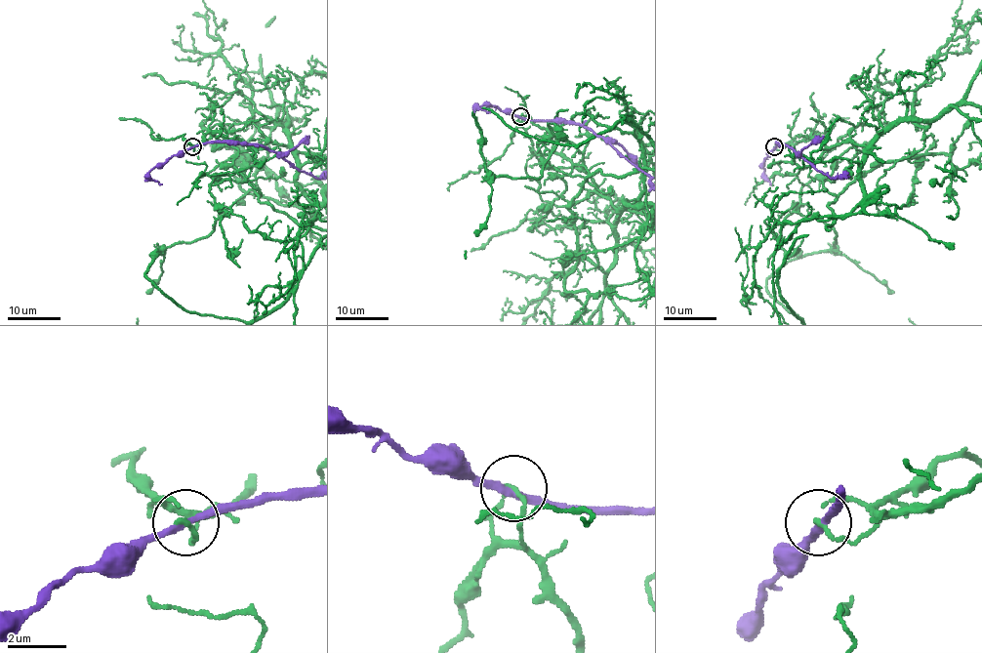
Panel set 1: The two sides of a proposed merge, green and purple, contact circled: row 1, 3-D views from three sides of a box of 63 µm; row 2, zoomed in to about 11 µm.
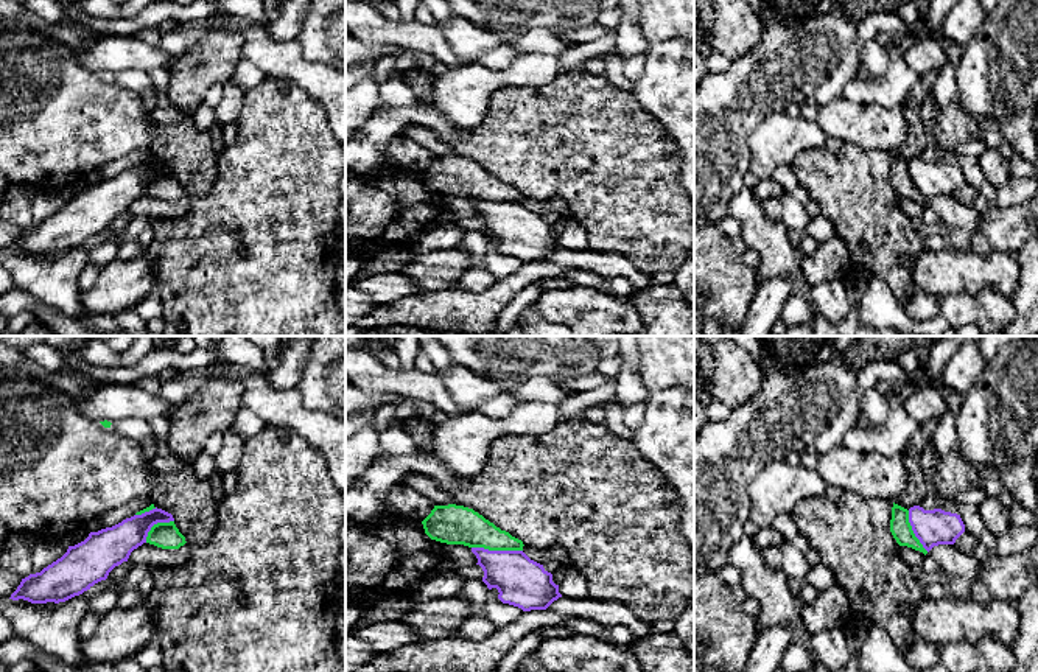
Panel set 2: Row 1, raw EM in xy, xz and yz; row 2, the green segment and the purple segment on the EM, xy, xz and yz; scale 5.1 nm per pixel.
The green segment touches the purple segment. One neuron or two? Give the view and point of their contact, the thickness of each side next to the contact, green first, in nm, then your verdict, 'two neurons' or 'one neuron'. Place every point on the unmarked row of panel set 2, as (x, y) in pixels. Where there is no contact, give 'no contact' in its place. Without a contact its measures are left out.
meets green in xz at (497, 201); 200 nm thick on the green side, 260 nm on the other; two neurons

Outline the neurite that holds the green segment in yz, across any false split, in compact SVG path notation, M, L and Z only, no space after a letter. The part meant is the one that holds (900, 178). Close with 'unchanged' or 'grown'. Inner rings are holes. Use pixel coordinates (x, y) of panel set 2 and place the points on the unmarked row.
M895 154L892 159L890 184L899 198L912 199L924 207L928 205L912 182L909 174L909 162Z; unchanged

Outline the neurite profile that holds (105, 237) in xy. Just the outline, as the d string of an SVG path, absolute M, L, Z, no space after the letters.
M101 232L98 235L95 235L93 238L90 238L87 243L84 243L81 247L92 252L95 247L106 244L109 241L115 241L115 243L121 244L123 233L124 232Z

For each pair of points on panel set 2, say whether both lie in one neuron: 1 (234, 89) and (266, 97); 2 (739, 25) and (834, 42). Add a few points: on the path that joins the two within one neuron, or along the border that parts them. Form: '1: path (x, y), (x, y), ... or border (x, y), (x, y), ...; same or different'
1: border (245, 92), (241, 112), (234, 122); different
2: border (761, 17), (761, 39), (752, 48), (736, 56); different

